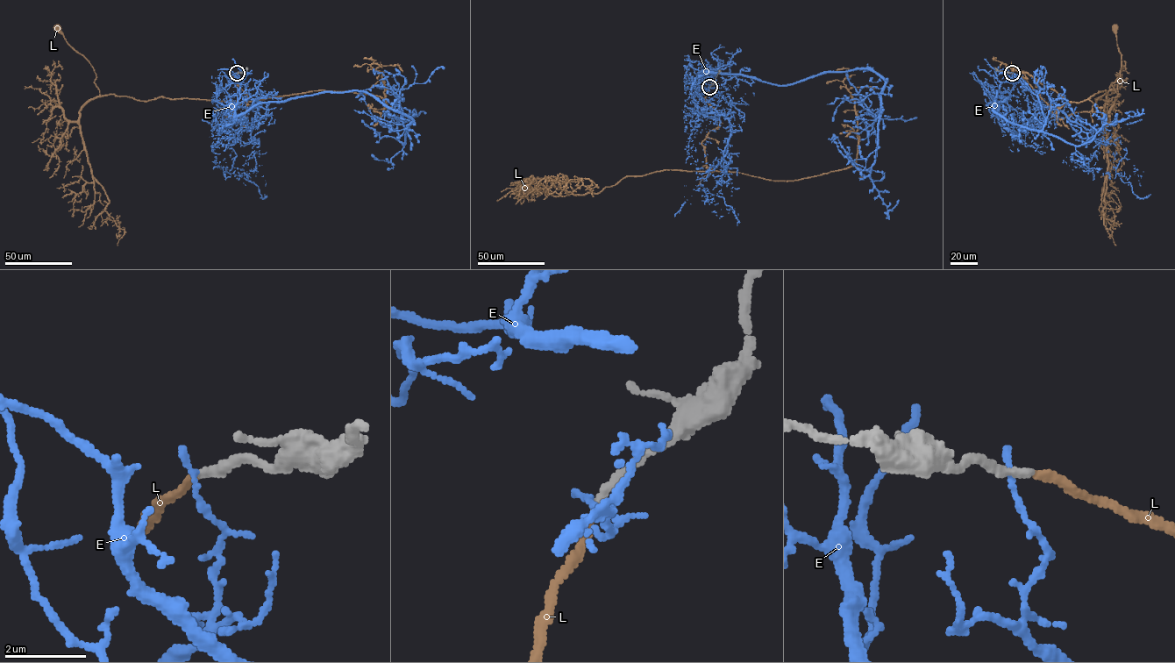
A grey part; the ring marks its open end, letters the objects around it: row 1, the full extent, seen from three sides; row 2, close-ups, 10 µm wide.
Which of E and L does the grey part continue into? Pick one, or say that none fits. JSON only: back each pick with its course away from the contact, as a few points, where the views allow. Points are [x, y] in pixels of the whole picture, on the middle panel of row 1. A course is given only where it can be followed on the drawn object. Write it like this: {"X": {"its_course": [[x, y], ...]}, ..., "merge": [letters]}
{"L": {"its_course": [[709, 87], [705, 100], [720, 115], [701, 143], [710, 170], [627, 175], [596, 193], [530, 189]]}, "merge": ["L"]}

